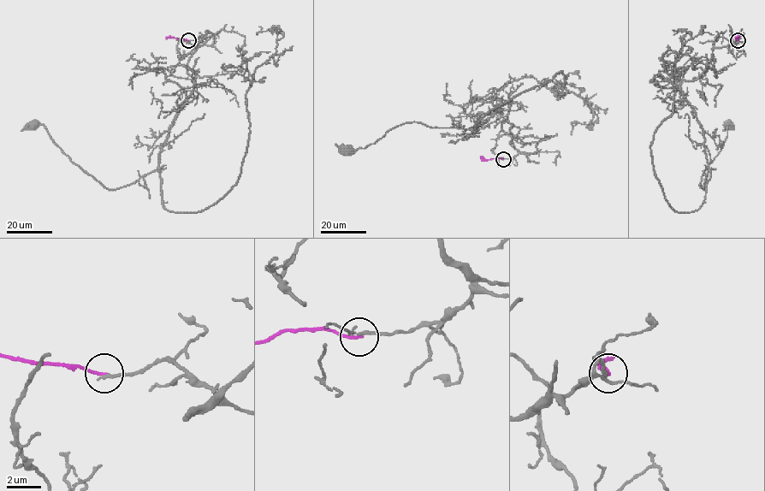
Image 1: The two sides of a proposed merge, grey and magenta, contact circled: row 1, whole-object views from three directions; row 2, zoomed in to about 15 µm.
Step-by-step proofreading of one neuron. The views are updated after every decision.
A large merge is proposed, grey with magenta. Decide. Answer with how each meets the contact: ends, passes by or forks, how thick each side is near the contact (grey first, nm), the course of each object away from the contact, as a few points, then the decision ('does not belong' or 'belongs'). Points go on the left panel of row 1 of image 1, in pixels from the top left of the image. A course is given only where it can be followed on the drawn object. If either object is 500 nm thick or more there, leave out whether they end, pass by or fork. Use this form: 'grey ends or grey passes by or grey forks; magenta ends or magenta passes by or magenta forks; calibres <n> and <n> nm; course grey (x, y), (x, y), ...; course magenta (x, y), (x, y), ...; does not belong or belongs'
grey ends; magenta ends; calibres 190 and 170 nm; course grey (188, 40), (204, 44), (187, 63), (193, 91), (157, 168), (133, 183), (104, 187), (42, 124), (32, 127); course magenta (188, 40), (166, 38); does not belong

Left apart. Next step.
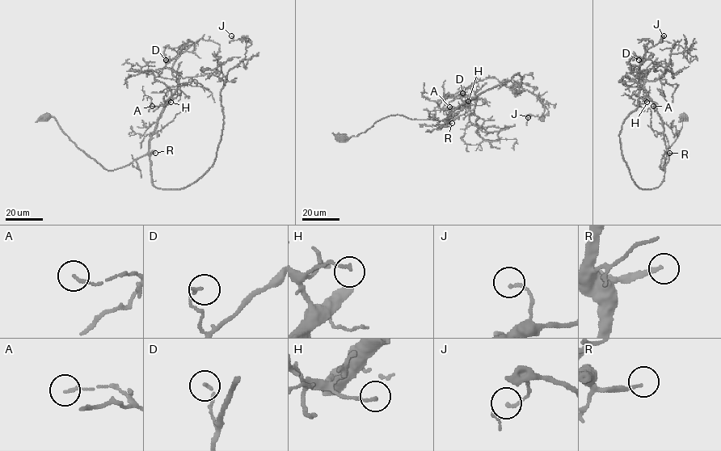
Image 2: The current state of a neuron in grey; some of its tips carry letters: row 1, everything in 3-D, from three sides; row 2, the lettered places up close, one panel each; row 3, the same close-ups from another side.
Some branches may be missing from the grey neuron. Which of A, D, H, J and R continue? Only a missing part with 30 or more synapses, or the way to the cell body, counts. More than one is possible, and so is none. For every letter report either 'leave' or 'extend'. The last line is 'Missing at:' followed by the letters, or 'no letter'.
A: leave
D: leave
H: leave
J: leave
R: extend
Missing at: R

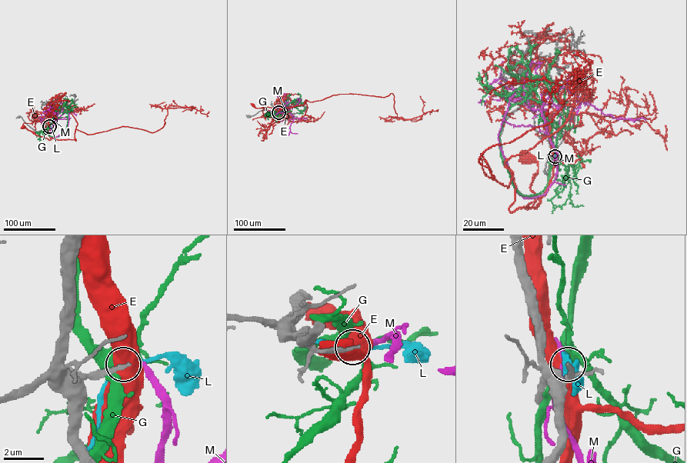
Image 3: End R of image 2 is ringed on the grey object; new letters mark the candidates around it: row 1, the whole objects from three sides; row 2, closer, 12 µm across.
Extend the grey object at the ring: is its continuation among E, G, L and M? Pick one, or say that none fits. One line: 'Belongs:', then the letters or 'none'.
Belongs: none

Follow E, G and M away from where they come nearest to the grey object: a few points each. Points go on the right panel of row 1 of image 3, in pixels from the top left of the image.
E: (555, 156), (551, 184), (526, 208), (535, 201), (531, 186), (538, 168), (538, 163), (526, 156)
G: (555, 156), (547, 185), (535, 194), (521, 194), (502, 161), (499, 131), (510, 106), (548, 74), (555, 53)
M: (554, 156), (541, 104), (559, 88), (566, 88), (579, 100), (614, 118), (638, 119)

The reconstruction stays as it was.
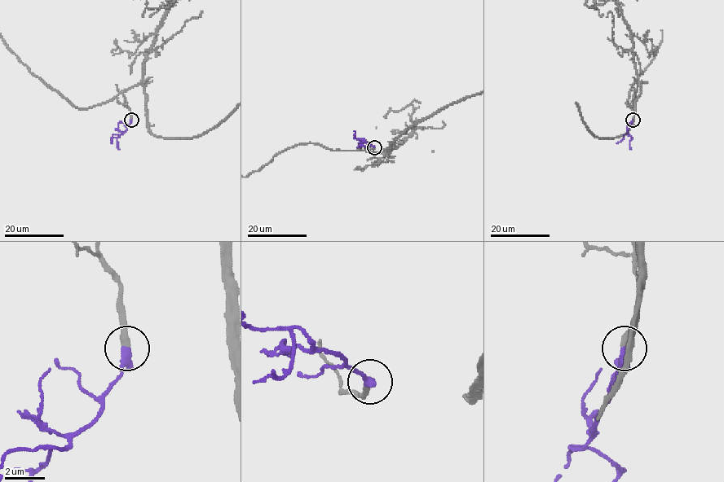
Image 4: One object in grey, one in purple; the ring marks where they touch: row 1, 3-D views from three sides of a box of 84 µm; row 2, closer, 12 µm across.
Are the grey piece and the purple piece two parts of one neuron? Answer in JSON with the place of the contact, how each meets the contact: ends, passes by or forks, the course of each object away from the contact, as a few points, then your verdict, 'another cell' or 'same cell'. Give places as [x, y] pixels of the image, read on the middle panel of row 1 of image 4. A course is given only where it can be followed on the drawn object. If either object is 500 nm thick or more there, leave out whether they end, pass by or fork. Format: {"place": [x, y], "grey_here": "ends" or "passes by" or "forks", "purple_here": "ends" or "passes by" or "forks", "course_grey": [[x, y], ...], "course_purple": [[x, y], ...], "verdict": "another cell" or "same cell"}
{"place": [374, 147], "grey_here": "ends", "purple_here": "ends", "course_grey": [[374, 146], [362, 151], [329, 149], [318, 144], [302, 143], [277, 153], [262, 168], [246, 176]], "course_purple": [[374, 146], [364, 140], [360, 146], [363, 144]], "verdict": "same cell"}

